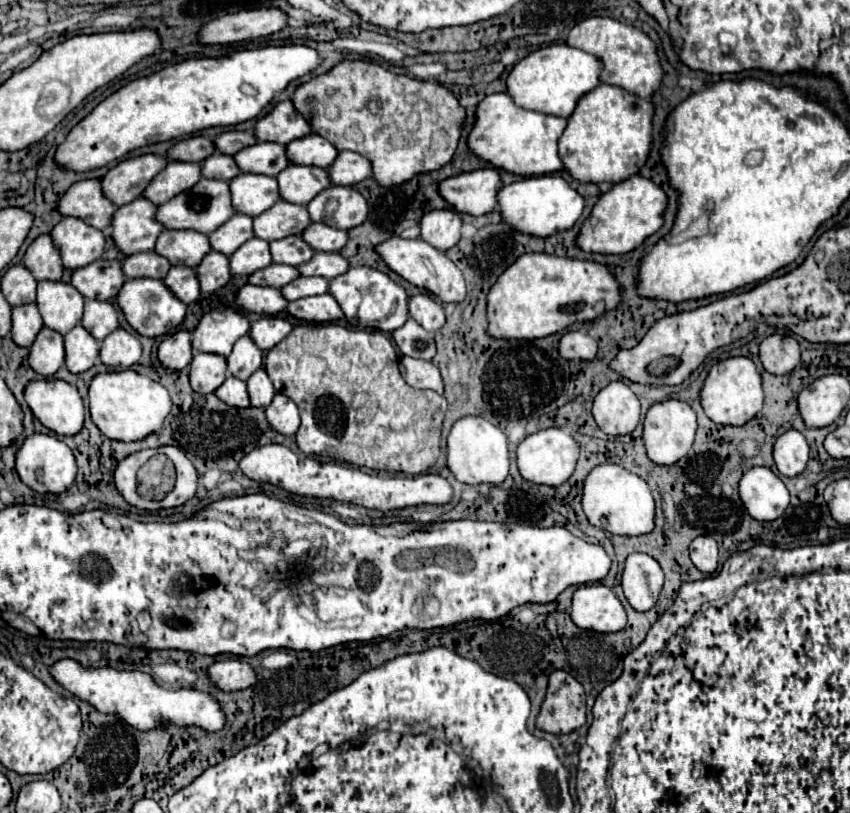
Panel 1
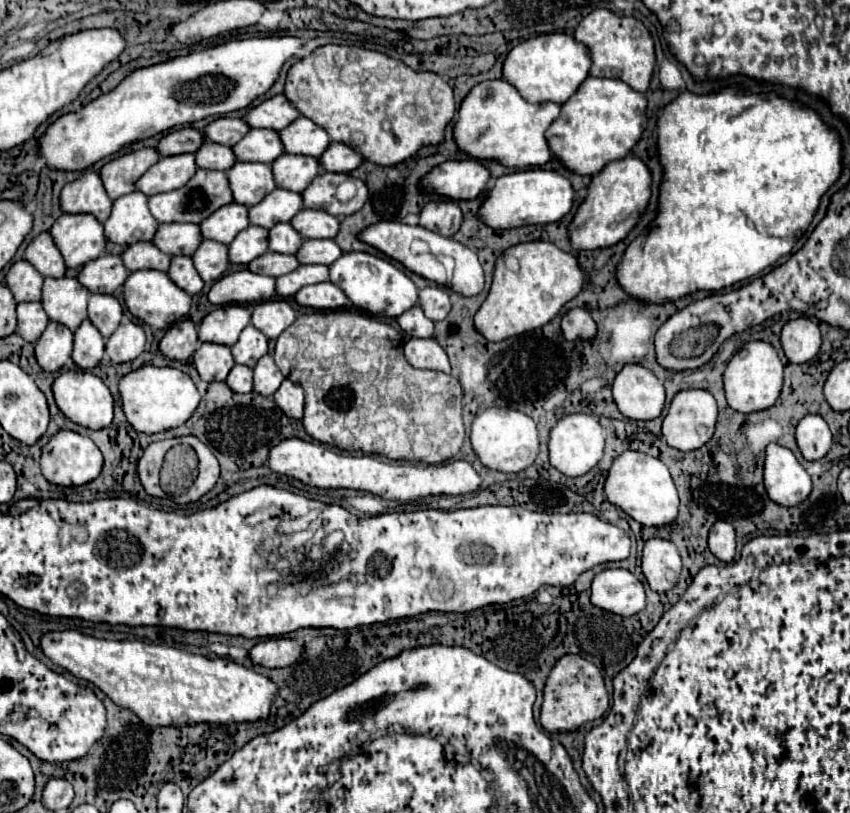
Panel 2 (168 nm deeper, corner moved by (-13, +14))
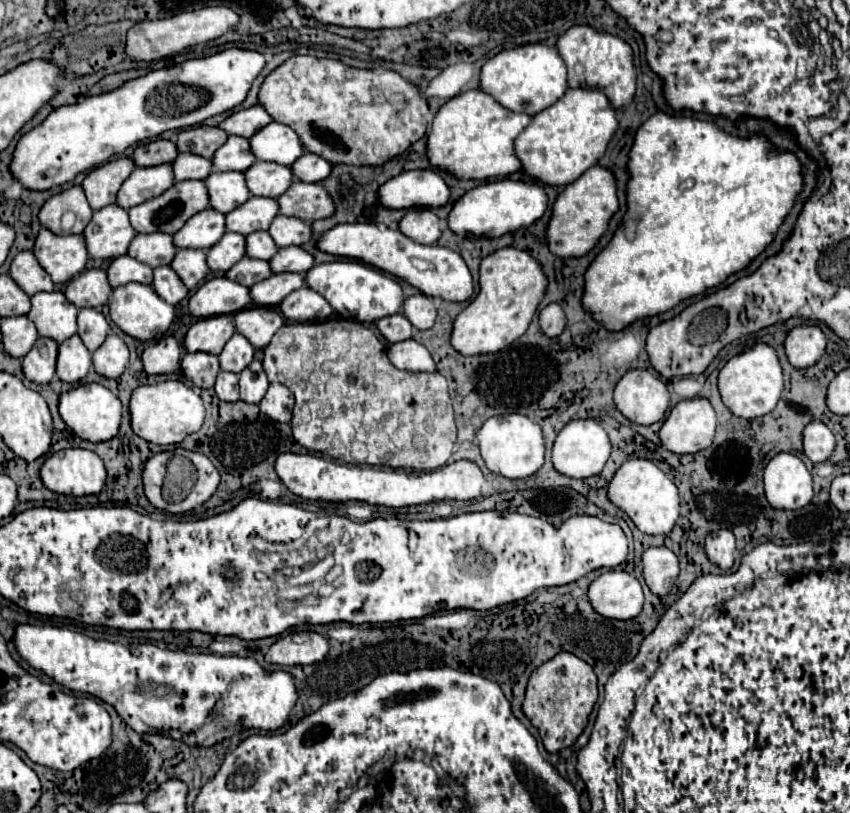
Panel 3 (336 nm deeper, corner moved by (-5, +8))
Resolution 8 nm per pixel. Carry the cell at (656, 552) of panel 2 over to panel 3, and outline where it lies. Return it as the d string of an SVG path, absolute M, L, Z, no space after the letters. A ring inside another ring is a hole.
M649 547L643 553L643 577L655 595L667 595L679 575L679 559L667 547Z

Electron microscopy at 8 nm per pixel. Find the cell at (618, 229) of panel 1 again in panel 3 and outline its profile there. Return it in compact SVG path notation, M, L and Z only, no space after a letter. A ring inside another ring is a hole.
M599 165L591 167L577 181L569 183L555 199L551 207L551 217L547 223L547 247L559 257L583 257L587 255L599 237L607 231L611 215L617 211L617 189L615 179L609 169ZM561 231L561 233L559 233Z

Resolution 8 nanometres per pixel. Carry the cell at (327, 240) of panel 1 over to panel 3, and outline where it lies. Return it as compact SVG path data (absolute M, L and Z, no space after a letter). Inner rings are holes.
M277 215L267 231L269 231L269 235L277 247L303 245L311 239L311 225L297 219L297 217Z

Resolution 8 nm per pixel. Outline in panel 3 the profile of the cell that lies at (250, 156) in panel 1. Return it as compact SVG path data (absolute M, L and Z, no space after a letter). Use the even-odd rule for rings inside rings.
M229 135L227 141L215 151L211 163L213 163L215 171L245 171L245 169L249 169L255 163L253 153L249 151L249 139Z

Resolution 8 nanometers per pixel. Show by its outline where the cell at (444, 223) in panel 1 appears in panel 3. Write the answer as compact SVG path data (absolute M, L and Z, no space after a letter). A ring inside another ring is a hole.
M411 209L399 221L399 231L411 241L421 245L433 245L441 237L439 219L429 209Z

